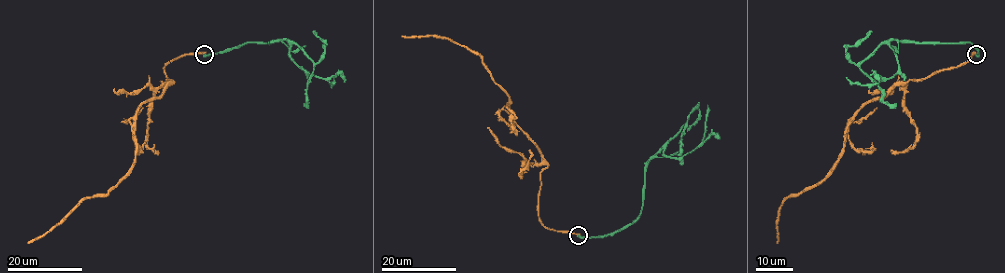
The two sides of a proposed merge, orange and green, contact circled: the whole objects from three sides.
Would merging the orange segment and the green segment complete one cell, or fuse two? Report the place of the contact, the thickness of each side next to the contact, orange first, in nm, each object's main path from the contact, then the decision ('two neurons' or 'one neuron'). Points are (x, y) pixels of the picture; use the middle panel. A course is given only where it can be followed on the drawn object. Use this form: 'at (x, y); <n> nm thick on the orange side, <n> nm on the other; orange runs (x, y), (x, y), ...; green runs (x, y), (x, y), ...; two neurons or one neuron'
at (578, 235); 320 nm thick on the orange side, 400 nm on the other; orange runs (578, 235), (541, 222), (540, 173), (547, 162), (511, 116), (507, 94), (483, 59), (447, 39), (401, 36); green runs (578, 235), (600, 237), (637, 219), (645, 164), (663, 149), (679, 158), (692, 151), (705, 135), (707, 105); two neurons

